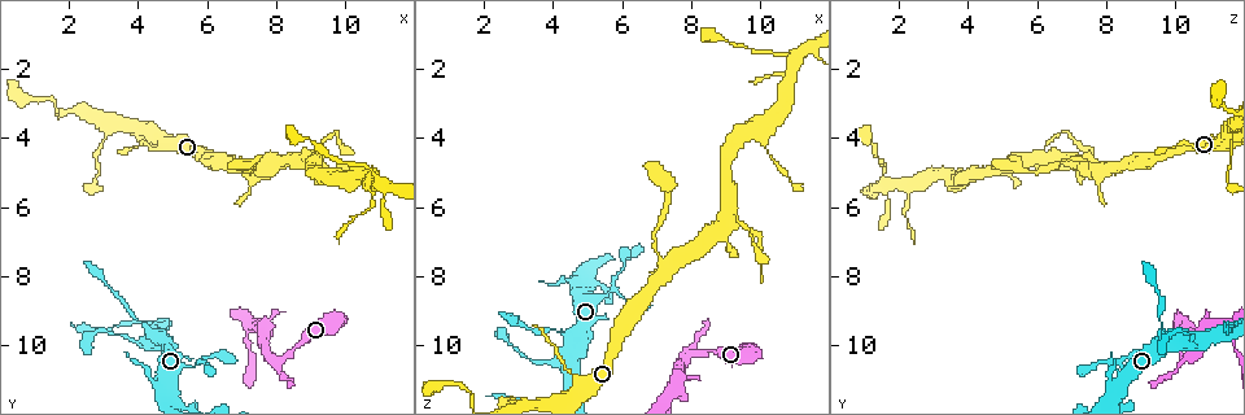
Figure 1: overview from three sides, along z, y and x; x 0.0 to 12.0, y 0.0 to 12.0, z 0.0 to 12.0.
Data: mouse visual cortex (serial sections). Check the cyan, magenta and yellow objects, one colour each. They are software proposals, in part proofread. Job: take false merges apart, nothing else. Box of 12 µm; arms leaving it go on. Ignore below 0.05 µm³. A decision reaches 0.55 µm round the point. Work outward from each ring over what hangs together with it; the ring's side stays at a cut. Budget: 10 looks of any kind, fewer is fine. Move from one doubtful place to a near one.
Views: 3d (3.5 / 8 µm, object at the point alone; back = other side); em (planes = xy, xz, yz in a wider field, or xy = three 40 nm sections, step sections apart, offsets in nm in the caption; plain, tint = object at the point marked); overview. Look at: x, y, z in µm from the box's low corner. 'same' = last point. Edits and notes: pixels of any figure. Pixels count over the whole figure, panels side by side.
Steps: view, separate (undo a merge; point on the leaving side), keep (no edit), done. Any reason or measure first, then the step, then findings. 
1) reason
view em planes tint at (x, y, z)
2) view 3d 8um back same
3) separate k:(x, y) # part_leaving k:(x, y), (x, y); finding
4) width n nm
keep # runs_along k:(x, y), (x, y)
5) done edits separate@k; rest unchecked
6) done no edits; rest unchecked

thick turns thin
view 3d 3.5um at (4.6, 11.1, 8.2)

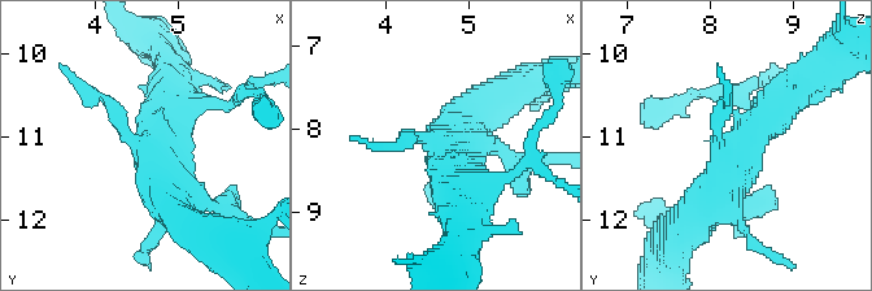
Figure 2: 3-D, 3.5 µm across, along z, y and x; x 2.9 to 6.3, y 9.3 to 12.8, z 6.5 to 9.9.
view em xy step 3 plain at (4.60, 11.15, 8.20)

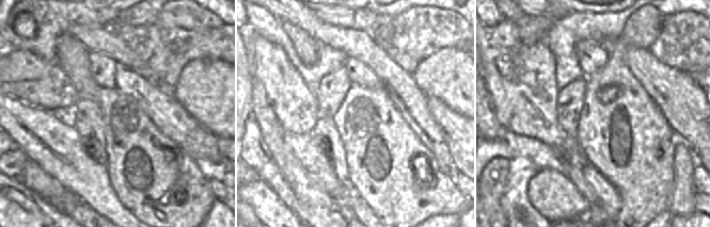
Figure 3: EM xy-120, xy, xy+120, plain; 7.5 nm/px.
with the object marked
view em xy step 3 tint same

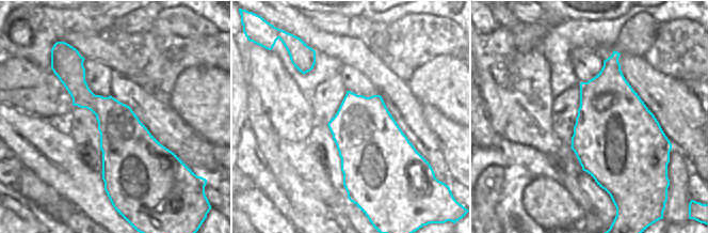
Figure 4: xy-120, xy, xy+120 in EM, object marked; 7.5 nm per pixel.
width 500 nm
keep # runs_along 2:(458, 196), (430, 137), (378, 147); all the same cell

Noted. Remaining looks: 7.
thick turns thin
view 3d 3.5um at (4.3, 9.5, 9.6)

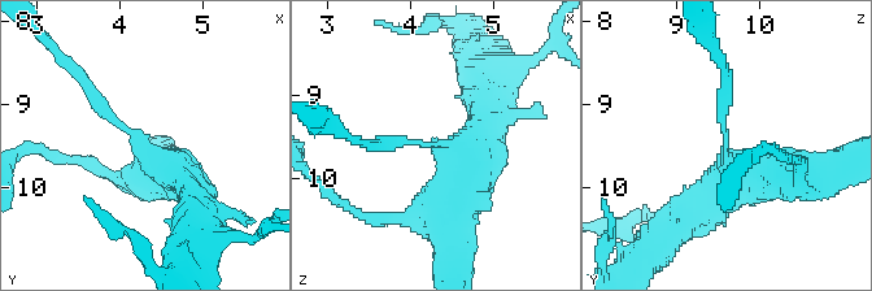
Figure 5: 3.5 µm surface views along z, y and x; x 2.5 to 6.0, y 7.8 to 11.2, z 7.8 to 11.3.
arm_widths 150, 400 nm
view em xy step 1 plain at (4.25, 9.50, 9.60)

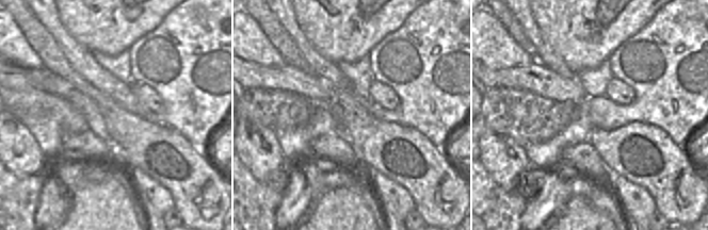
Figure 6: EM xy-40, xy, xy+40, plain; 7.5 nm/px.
where the object lies
view em xy step 1 tint same

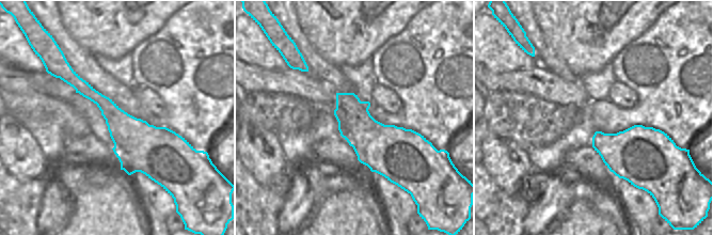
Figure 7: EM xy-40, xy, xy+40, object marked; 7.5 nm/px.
width 320 nm
keep # runs_along 5:(192, 195), (84, 79); all the same cell

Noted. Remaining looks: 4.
sharp bend
view em xy step 2 tint at (8.0, 10.4, 10.2)

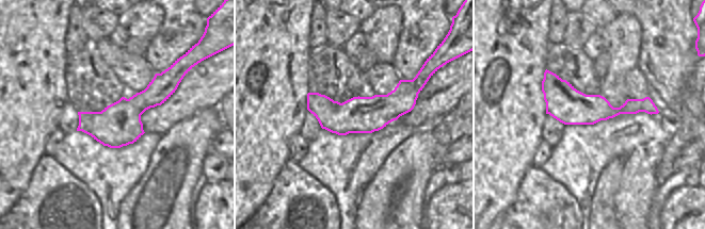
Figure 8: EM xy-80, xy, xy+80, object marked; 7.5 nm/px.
wider look
view 3d 3.5um same

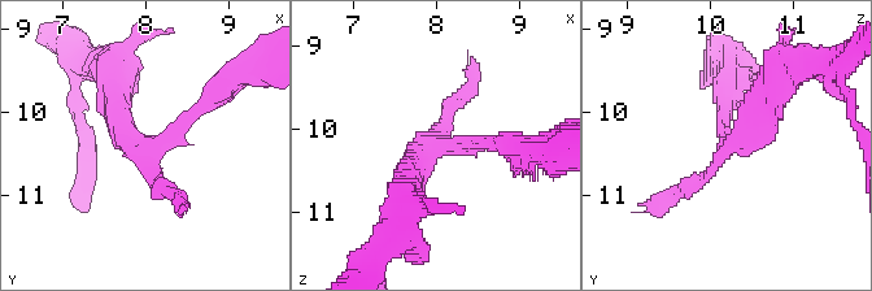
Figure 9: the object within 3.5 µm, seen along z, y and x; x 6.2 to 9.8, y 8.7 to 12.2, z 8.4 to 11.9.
width 280 nm
keep # runs_along 9:(502, 143), (439, 147), (406, 200); one cell here

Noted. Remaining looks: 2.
four arms meet
view 3d 3.5um at (9.0, 4.6, 6.3)

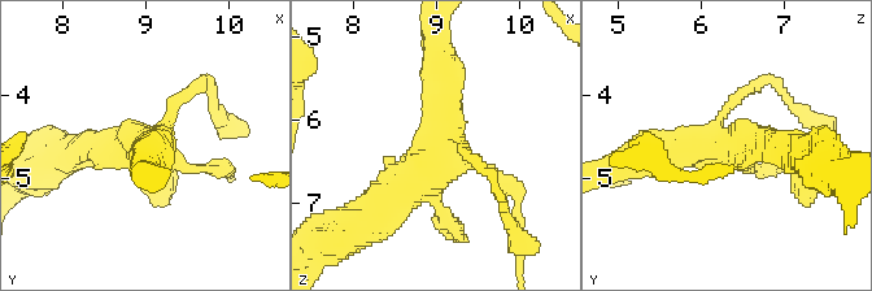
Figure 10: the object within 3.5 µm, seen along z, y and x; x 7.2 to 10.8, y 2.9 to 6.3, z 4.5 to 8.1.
need the tissue
view em xy step 2 tint at (8.95, 4.60, 6.30)

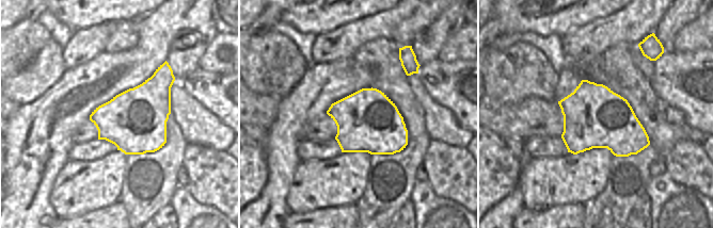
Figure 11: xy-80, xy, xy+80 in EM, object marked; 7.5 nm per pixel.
keep # runs_along 10:(375, 212), (440, 142), (440, 65); all the same cell

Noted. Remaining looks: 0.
done no edits; rest unchecked

